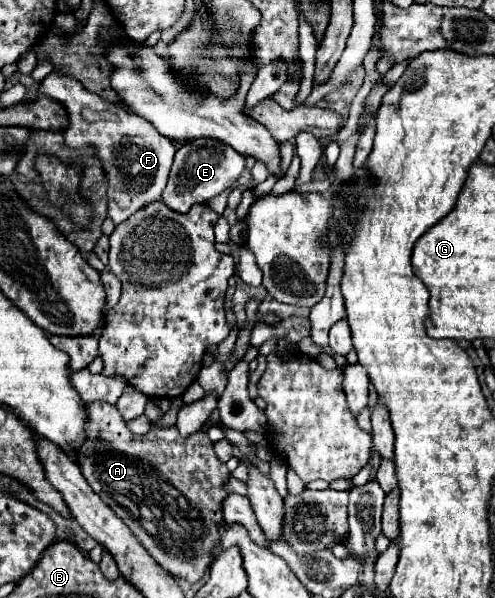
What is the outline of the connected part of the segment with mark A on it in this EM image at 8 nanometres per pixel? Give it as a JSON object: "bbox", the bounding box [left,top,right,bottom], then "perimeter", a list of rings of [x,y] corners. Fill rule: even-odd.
{"bbox":[79,401,231,581],"perimeter":[[[103,401],[87,405],[87,441],[79,455],[81,471],[95,493],[121,517],[141,545],[153,555],[153,559],[167,569],[173,577],[185,581],[199,581],[211,565],[211,547],[219,543],[219,523],[223,521],[223,501],[231,495],[225,485],[229,481],[229,469],[217,459],[213,443],[205,431],[191,437],[181,437],[175,427],[149,429],[145,435],[133,435],[117,409]]]}

